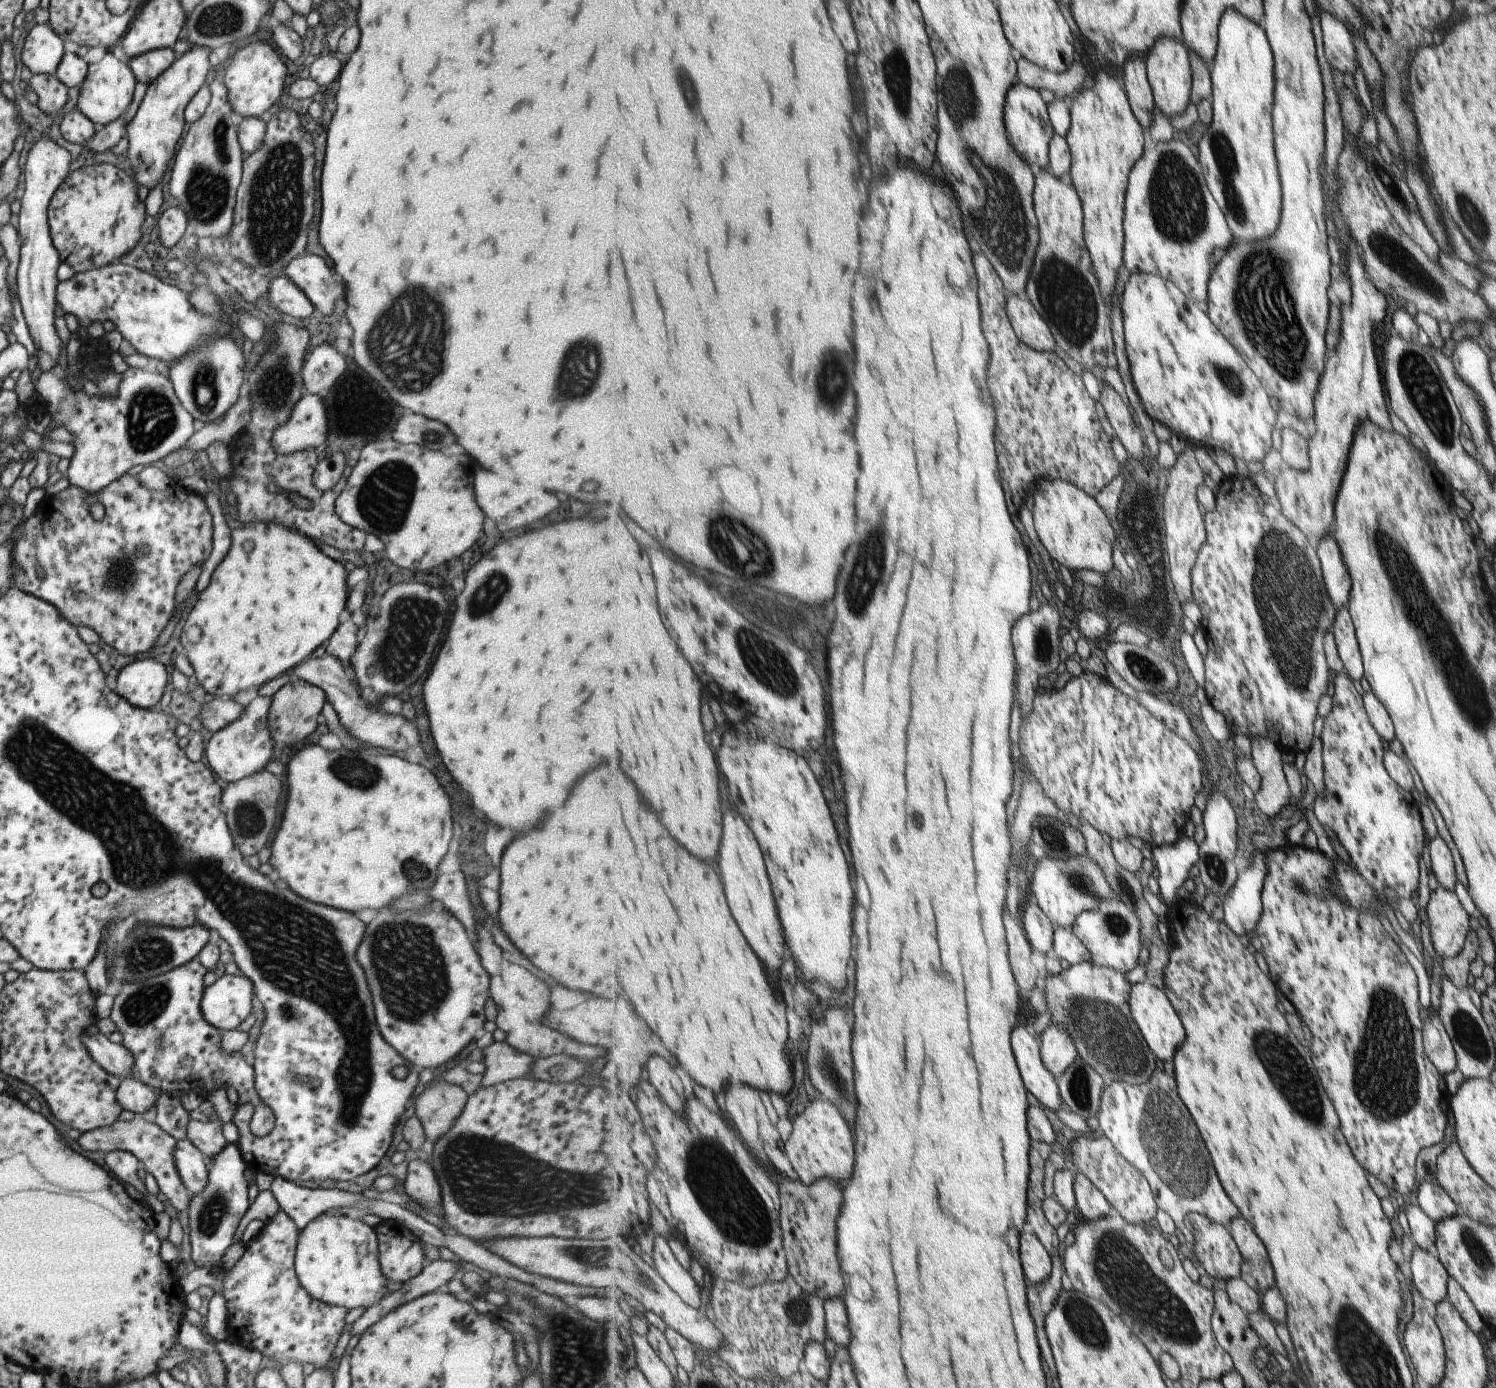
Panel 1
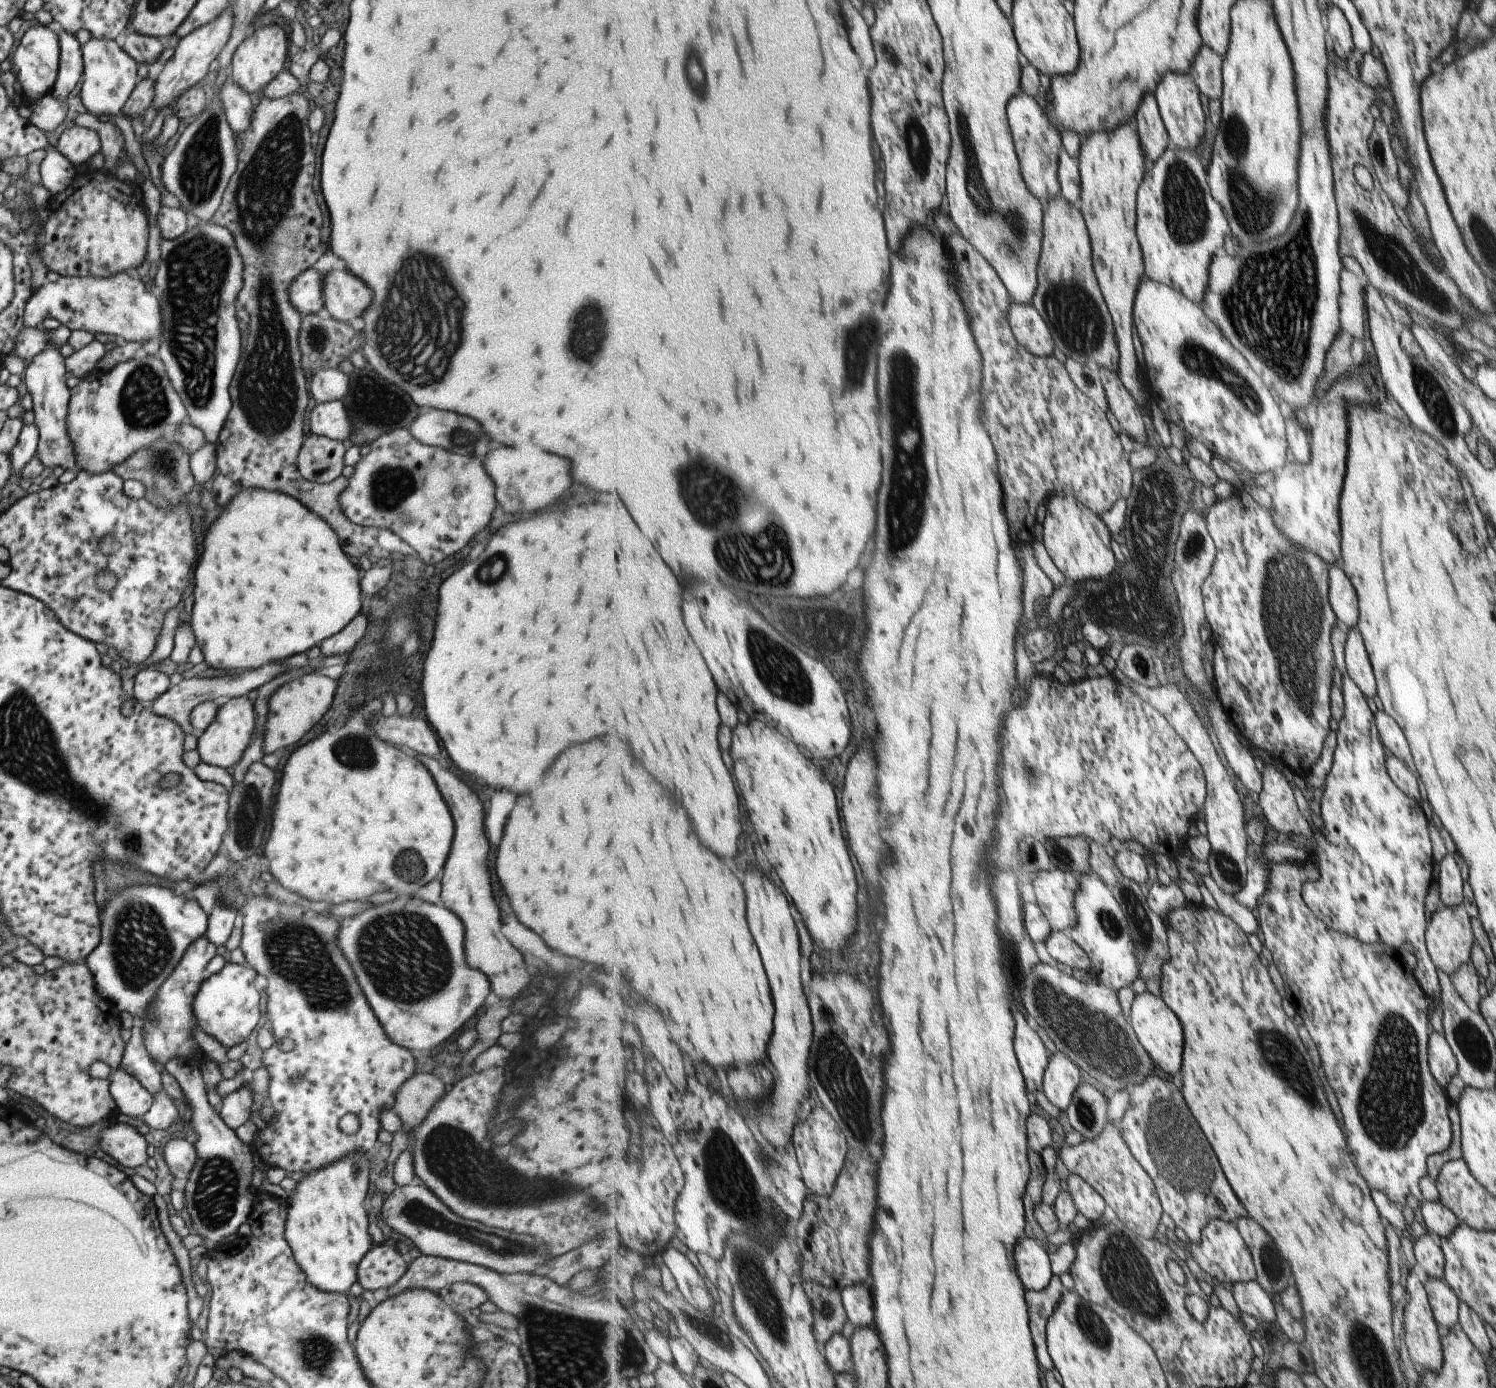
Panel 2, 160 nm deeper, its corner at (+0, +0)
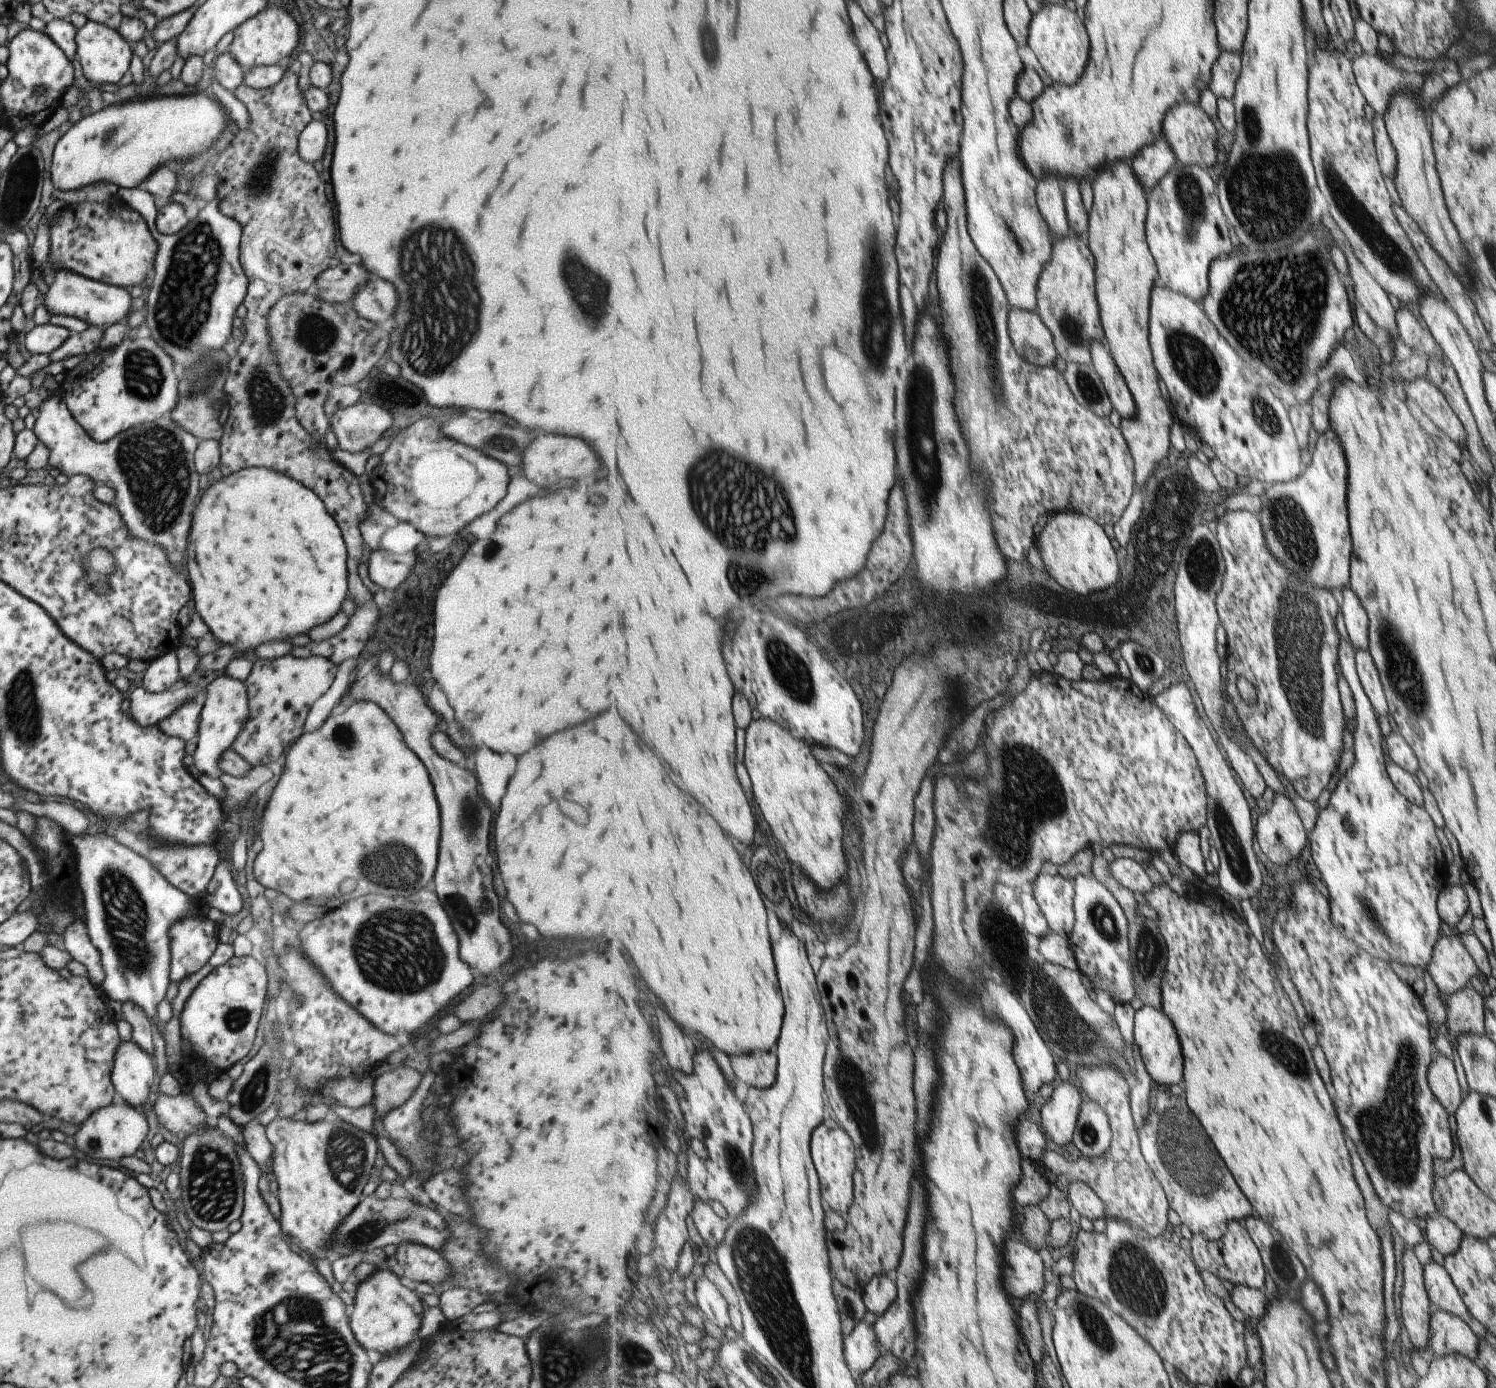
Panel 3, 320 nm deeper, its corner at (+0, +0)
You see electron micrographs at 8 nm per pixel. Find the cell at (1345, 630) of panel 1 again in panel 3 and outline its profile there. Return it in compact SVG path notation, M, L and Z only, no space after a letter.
M1359 649L1356 651L1356 673L1359 675L1360 685L1362 686L1364 693L1372 702L1377 712L1381 716L1387 716L1388 706L1386 698L1380 683L1380 678L1373 664L1372 658L1367 650L1362 651Z

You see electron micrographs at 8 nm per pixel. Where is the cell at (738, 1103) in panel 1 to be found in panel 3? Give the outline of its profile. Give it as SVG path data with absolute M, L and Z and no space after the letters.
M757 1052L733 1056L735 1074L749 1084L750 1089L772 1087L778 1077L777 1054L773 1052Z

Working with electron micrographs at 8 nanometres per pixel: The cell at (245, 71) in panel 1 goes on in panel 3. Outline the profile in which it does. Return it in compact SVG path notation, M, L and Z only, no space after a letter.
M271 6L260 10L255 16L244 20L232 30L228 51L243 69L251 69L257 65L289 62L289 56L298 41L299 34L295 20L282 7Z

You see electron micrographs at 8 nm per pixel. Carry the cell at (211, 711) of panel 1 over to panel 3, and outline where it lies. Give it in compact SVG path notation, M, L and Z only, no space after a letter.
M189 699L178 708L174 708L168 717L163 718L155 726L169 737L179 737L183 742L191 740L198 731L197 714L200 713L201 707L201 704L193 704L193 700Z

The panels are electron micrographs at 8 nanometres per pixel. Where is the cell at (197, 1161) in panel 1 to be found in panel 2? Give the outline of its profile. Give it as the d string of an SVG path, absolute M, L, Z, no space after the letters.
M178 1137L172 1138L165 1143L162 1156L170 1174L175 1178L181 1178L181 1180L187 1178L197 1158L193 1145Z

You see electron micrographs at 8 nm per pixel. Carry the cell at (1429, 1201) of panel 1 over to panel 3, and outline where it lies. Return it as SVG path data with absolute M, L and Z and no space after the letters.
M1439 1216L1435 1220L1426 1217L1423 1220L1426 1242L1443 1257L1453 1254L1459 1248L1463 1234L1447 1217Z

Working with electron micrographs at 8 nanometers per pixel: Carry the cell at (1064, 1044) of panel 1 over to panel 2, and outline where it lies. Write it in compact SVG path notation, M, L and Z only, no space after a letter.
M1057 1050L1050 1058L1045 1073L1044 1094L1059 1111L1066 1113L1084 1076L1083 1071L1068 1056Z

